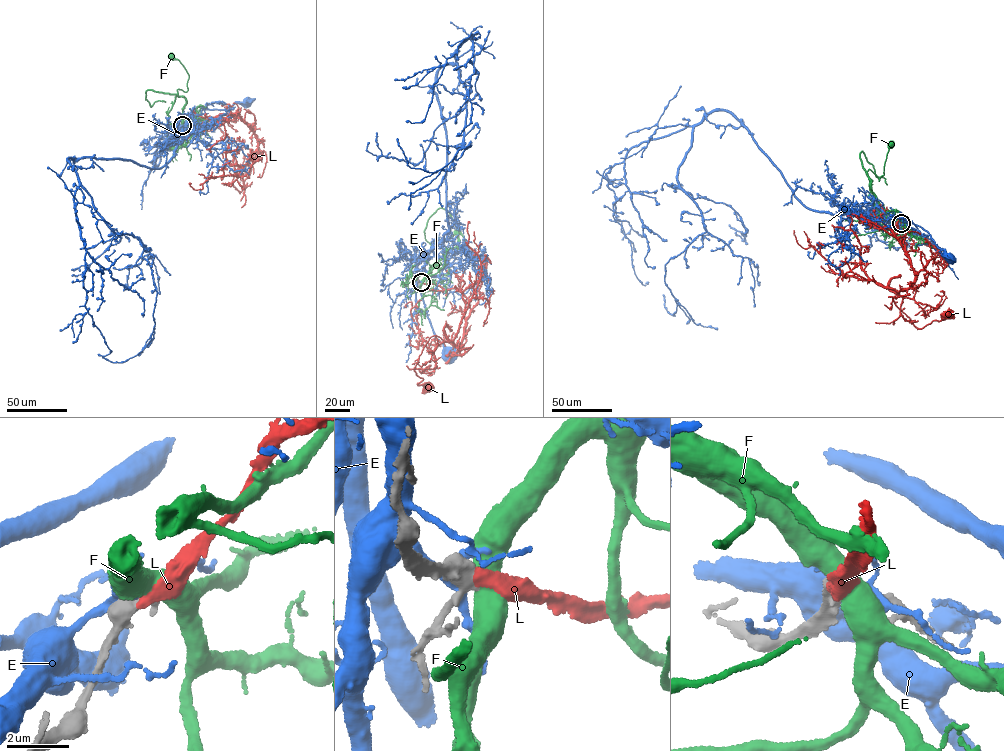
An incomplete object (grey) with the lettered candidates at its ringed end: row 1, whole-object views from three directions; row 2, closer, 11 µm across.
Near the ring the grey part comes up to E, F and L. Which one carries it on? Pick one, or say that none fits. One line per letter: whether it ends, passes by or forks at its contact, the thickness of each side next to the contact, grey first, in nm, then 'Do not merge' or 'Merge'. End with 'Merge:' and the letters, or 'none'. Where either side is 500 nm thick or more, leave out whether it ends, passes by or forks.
E: Thickness 500 nm (grey) against 200 nm. Do not merge
F: Thickness 400 nm (grey) against 550 nm. Do not merge
L: It ends there. Thickness 480 nm (grey) against 360 nm. Merge
Merge: L

